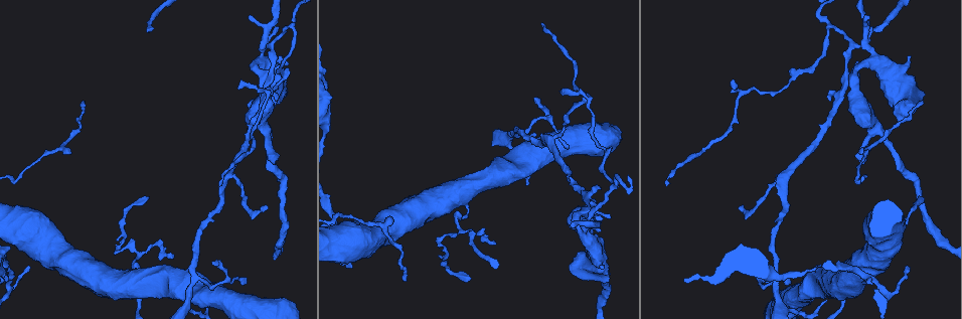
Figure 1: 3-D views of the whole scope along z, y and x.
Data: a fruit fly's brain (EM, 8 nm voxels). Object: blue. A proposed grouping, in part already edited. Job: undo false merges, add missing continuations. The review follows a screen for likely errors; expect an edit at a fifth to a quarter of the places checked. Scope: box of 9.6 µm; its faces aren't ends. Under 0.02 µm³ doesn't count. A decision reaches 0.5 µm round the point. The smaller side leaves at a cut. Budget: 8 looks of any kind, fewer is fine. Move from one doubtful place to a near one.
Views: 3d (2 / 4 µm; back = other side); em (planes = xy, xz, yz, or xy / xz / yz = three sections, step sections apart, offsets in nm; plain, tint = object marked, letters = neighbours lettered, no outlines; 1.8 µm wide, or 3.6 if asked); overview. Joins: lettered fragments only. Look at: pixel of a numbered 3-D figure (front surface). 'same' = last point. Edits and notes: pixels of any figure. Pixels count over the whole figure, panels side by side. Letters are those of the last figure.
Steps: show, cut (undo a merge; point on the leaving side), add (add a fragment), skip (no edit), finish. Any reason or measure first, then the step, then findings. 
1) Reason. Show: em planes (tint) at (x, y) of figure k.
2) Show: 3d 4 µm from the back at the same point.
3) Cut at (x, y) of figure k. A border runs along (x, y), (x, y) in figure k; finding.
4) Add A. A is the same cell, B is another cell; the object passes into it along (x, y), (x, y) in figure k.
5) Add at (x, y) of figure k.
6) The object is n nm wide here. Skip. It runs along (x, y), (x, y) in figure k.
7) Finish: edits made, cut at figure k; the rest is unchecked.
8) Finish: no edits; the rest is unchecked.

Abrupt turn. Show: 3d 2 µm at (274, 47) of figure 1.

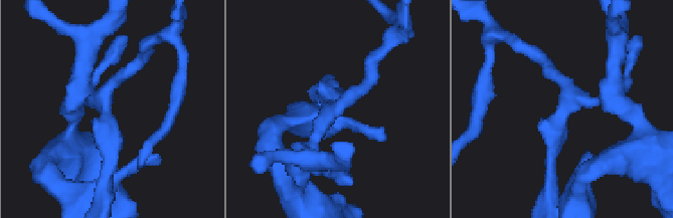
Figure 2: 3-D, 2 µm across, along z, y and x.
Now the EM. Show: em xz step 16 (letters) at (331, 111) of figure 2.

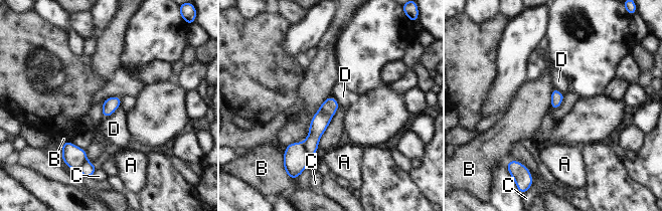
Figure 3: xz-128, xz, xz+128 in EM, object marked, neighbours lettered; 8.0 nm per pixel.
Cut at (295, 157) of figure 3. A, B, C and D are other cells; a border runs along (303, 142), (303, 147), (308, 155) in figure 3; two cells meet here.

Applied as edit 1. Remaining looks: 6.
Abrupt turn. Show: 3d 4 µm at (464, 205) of figure 1.

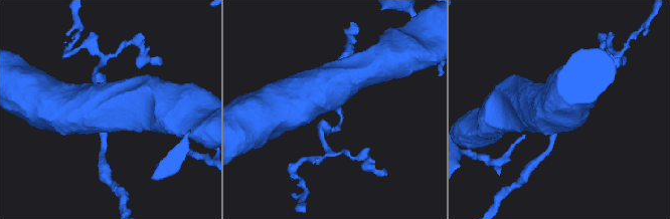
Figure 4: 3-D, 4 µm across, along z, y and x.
Shape alone is not enough. Show: em 3.6 µm planes (letters) at (336, 106) of figure 4.

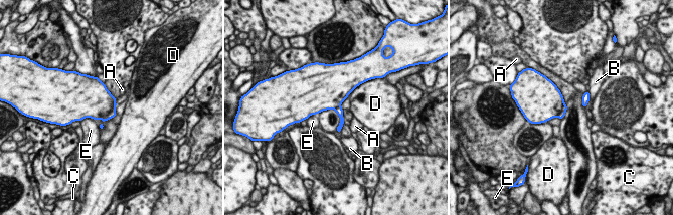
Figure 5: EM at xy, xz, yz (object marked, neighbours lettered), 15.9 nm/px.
Skip. A, B, C, D and E are other cells; a border runs along (342, 110), (344, 119) in figure 5; one cell here.

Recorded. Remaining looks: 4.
Sharp bend. Show: 3d 2 µm at (856, 182) of figure 1.

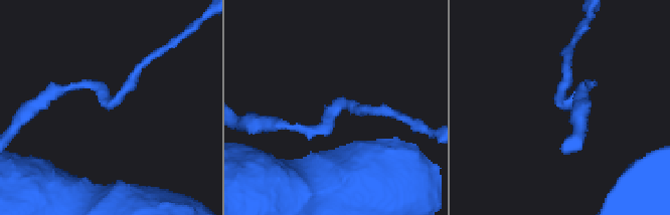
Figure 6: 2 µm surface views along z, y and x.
Show: em xy step 16 (tint) at (565, 104) of figure 6.

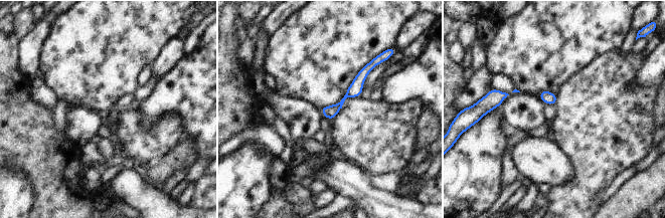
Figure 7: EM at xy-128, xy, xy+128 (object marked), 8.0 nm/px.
Show: em planes (letters) at the same point.

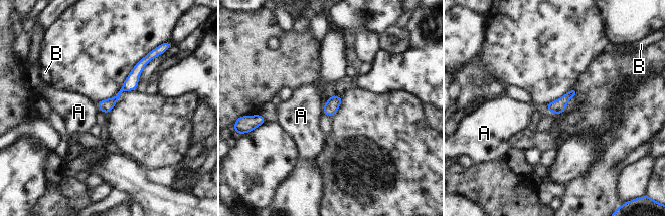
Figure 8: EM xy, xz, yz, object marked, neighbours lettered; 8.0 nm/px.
Skip. A and B are other cells; a border runs along (330, 95), (323, 105), (322, 113) in figure 8; continuous, no second cell.

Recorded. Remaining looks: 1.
Finish: edits made, cut at figure 3; the rest is unchecked.

